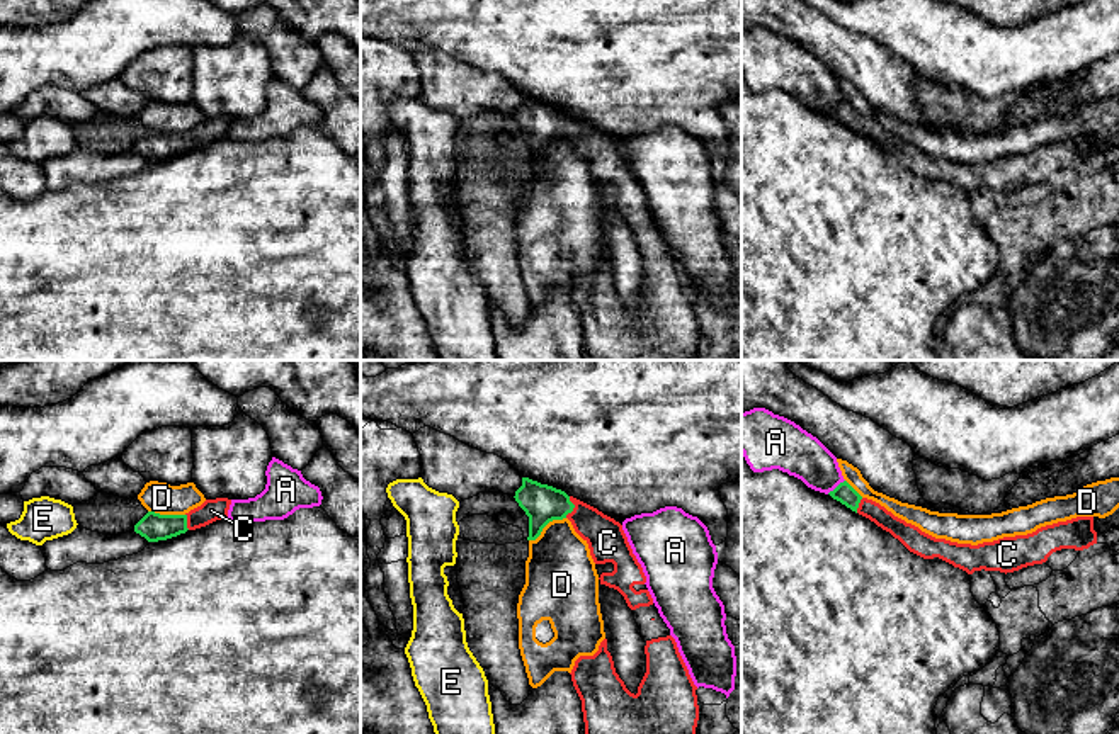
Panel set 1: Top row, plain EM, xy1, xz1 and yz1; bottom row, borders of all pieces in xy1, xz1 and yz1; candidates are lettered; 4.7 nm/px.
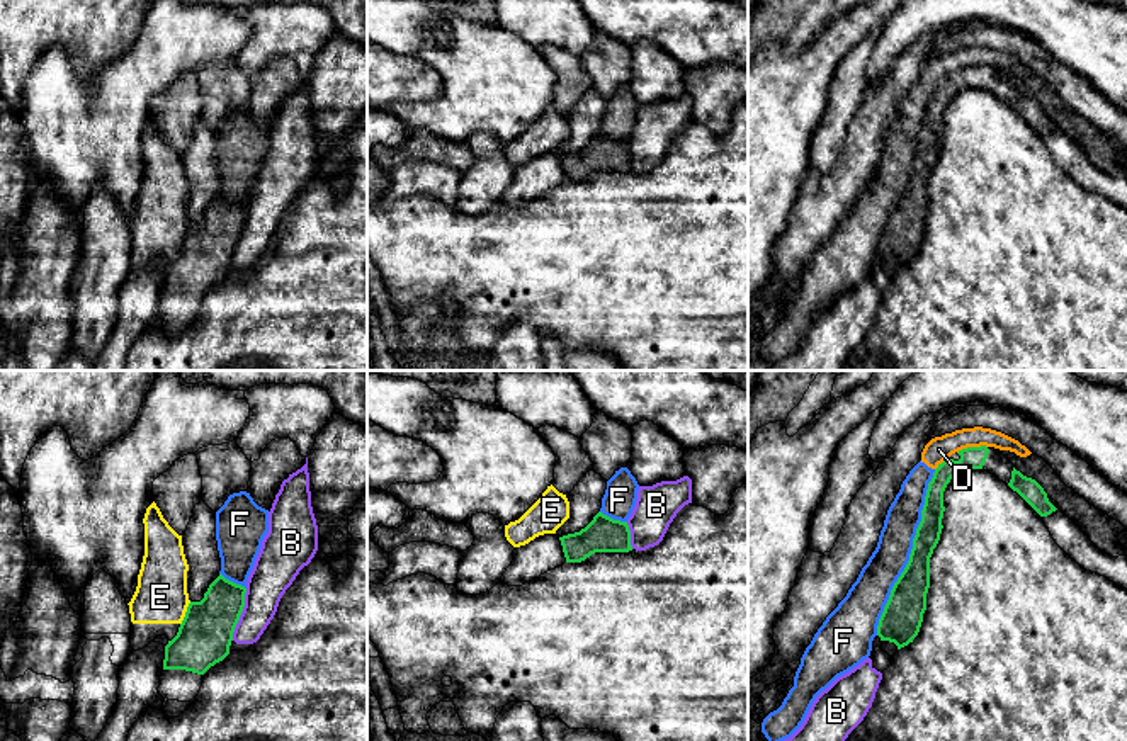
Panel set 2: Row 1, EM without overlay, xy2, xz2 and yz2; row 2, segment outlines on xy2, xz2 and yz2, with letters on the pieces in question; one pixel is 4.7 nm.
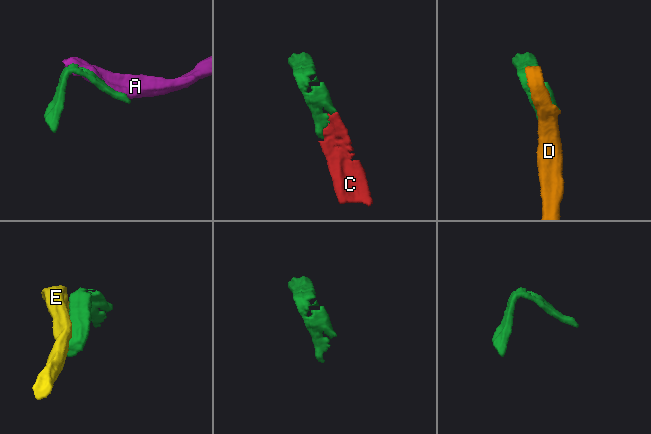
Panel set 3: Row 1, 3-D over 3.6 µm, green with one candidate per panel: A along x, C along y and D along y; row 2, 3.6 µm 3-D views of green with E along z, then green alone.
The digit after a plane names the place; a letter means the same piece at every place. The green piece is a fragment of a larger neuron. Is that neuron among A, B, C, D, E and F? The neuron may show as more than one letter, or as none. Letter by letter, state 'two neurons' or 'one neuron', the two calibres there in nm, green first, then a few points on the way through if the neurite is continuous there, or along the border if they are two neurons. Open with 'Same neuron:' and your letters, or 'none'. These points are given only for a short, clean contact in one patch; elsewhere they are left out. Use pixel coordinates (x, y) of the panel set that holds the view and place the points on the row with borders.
Same neuron: C
A: two neurons; calibres 90 and 220 nm
B: two neurons; calibres 260 and 200 nm
C: one neuron; calibres 180 and 190 nm
D: two neurons; calibres 180 and 340 nm
E: two neurons; calibres 260 and 240 nm; border xy2 (191, 602), (181, 624)
F: two neurons; calibres 180 and 170 nm

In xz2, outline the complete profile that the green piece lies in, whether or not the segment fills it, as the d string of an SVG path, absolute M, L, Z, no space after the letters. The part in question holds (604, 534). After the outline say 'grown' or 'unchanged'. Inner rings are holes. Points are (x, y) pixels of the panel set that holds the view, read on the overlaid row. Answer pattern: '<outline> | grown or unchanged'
M598 512L580 532L559 537L566 563L581 563L595 552L629 552L631 530L627 522L614 520Z | unchanged

